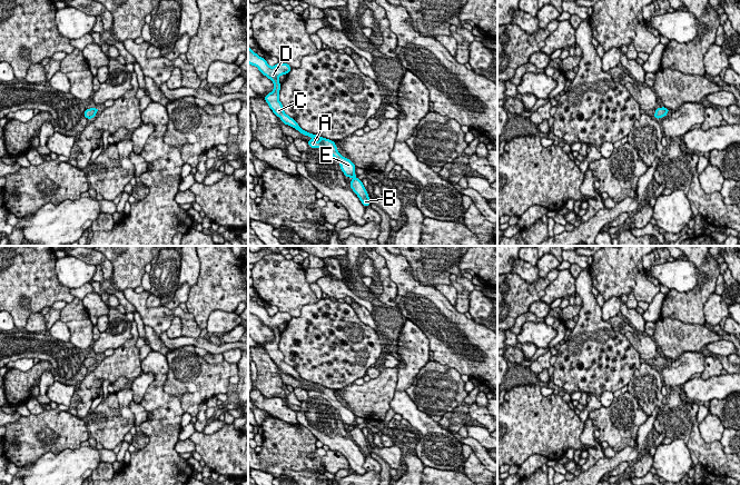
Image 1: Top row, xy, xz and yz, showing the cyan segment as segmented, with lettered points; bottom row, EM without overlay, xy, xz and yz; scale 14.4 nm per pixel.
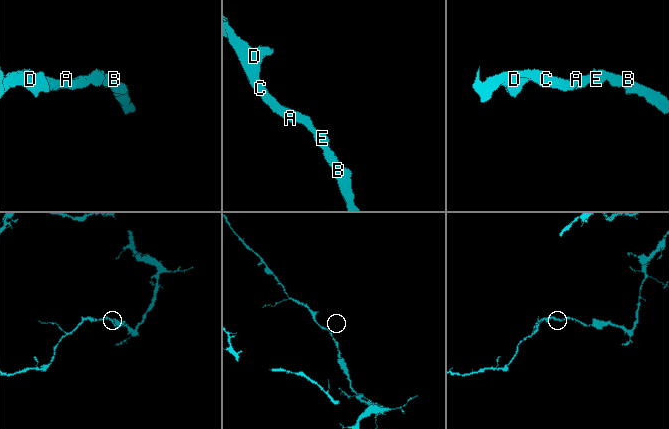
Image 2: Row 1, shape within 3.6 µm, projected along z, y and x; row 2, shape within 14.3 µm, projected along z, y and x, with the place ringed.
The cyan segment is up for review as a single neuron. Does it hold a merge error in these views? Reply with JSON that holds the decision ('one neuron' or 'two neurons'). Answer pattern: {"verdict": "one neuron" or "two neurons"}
{"verdict": "one neuron"}

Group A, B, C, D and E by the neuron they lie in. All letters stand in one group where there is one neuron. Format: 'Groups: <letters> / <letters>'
Groups: A B C D E

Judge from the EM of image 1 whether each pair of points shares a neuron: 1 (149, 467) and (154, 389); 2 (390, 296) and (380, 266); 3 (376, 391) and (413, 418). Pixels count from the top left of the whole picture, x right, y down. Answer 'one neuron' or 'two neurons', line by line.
1: one neuron
2: one neuron
3: two neurons

